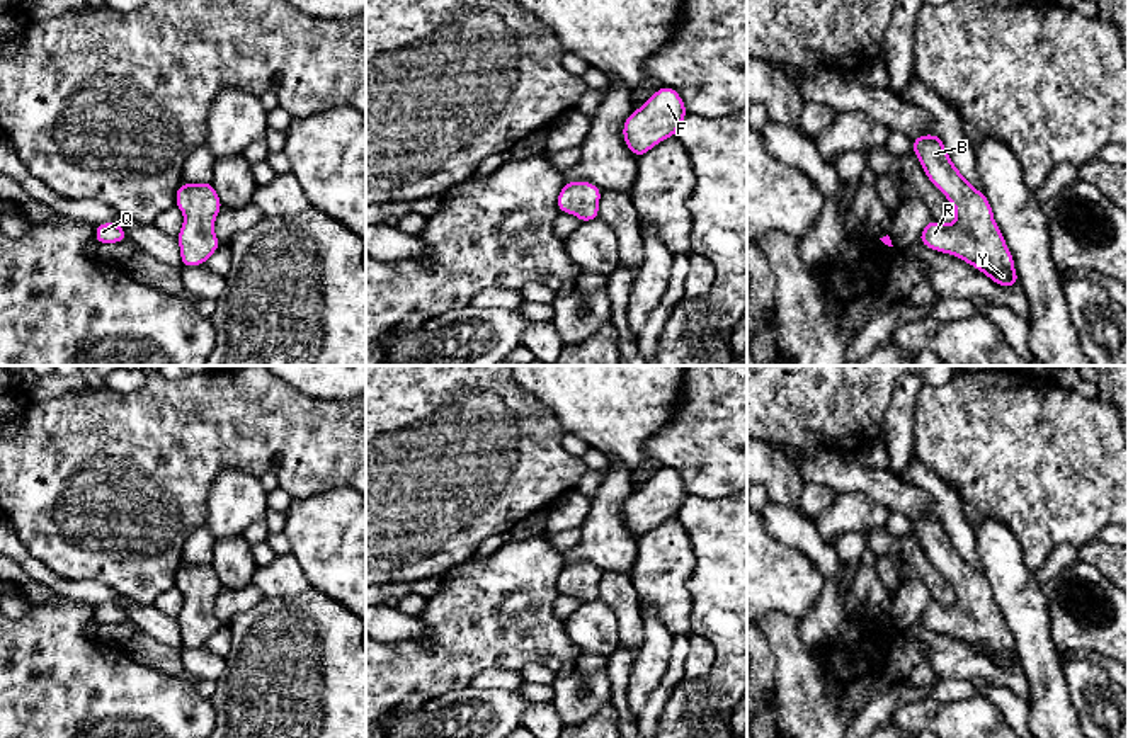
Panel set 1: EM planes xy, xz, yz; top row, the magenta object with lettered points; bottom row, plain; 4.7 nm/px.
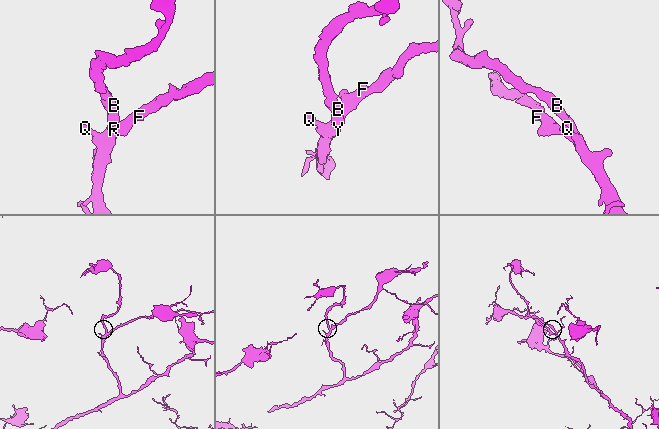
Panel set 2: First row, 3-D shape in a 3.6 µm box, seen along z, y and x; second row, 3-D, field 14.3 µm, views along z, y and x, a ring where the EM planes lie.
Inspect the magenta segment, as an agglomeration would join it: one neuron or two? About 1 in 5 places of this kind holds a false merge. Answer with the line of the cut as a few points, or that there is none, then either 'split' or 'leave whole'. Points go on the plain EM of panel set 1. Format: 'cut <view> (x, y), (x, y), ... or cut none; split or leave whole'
cut none; leave whole

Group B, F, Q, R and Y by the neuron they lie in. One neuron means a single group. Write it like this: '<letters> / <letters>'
B F Q R Y

